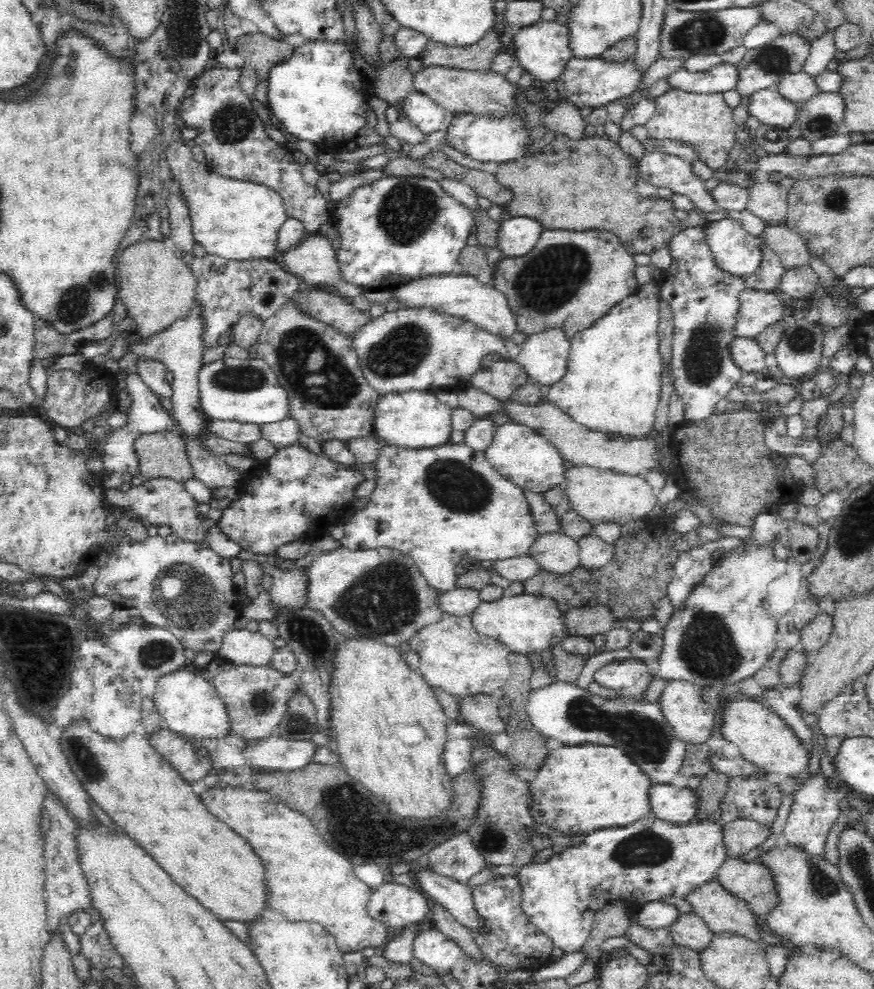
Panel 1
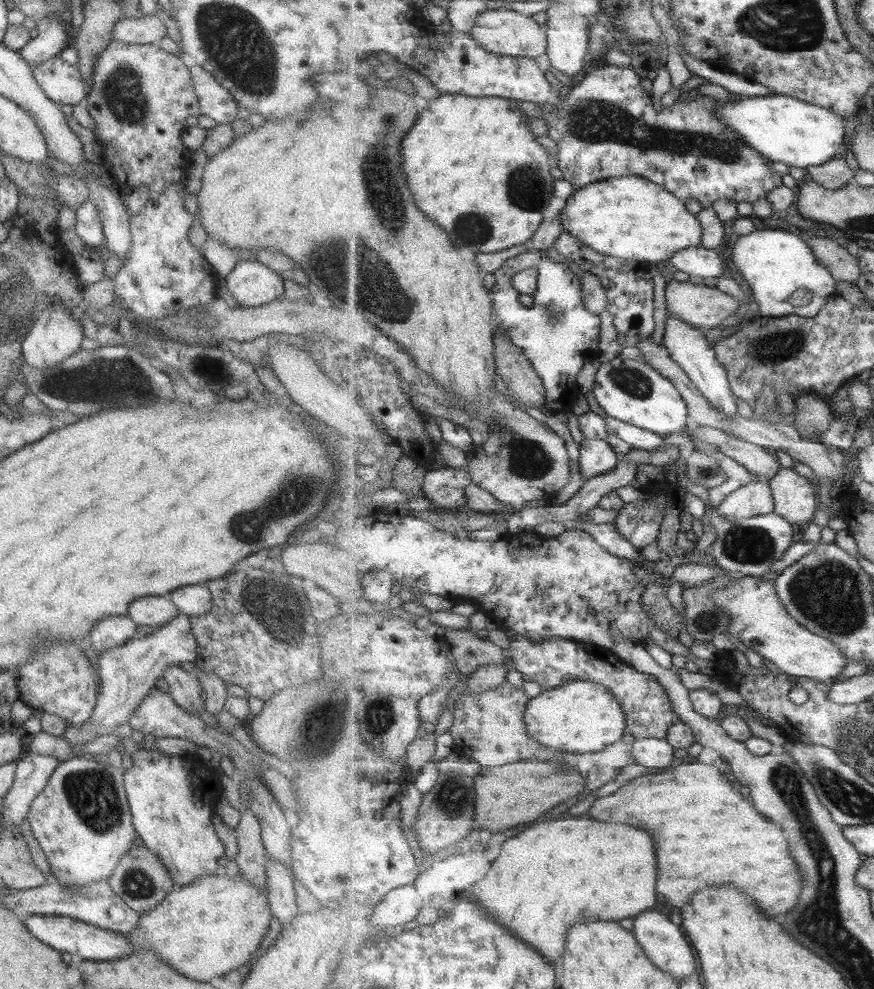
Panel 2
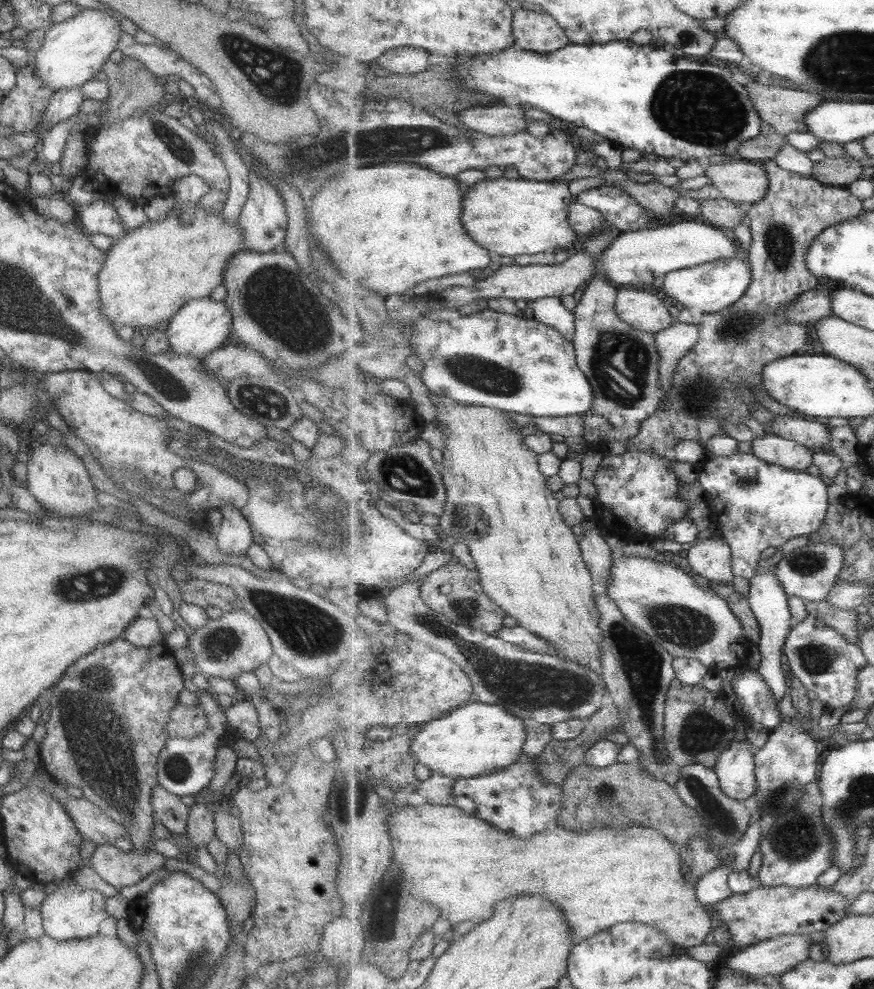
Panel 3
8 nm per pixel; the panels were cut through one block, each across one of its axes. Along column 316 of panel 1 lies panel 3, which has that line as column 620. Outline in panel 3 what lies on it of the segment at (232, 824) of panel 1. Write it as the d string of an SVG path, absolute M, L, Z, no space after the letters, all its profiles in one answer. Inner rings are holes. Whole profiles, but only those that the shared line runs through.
M429 802L419 806L401 804L389 814L387 824L395 848L393 862L399 864L409 880L413 897L437 906L441 918L449 921L451 928L467 923L467 920L489 920L497 902L509 900L511 896L533 894L547 896L563 908L575 937L574 944L591 939L617 924L637 922L658 928L679 947L688 950L703 945L716 925L711 909L699 903L695 885L685 880L686 876L681 872L678 847L653 828L632 823L627 832L595 830L591 834L579 834L555 824L531 838L522 838L497 828L490 821L469 816L462 808Z

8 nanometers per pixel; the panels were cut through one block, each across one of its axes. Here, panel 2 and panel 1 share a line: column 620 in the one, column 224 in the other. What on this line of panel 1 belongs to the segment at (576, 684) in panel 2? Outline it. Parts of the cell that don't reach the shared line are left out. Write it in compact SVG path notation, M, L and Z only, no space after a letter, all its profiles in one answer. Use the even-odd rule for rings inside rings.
M178 669L163 674L155 684L153 697L165 727L172 732L197 741L206 738L224 740L232 735L232 721L226 704L215 686L197 672Z

